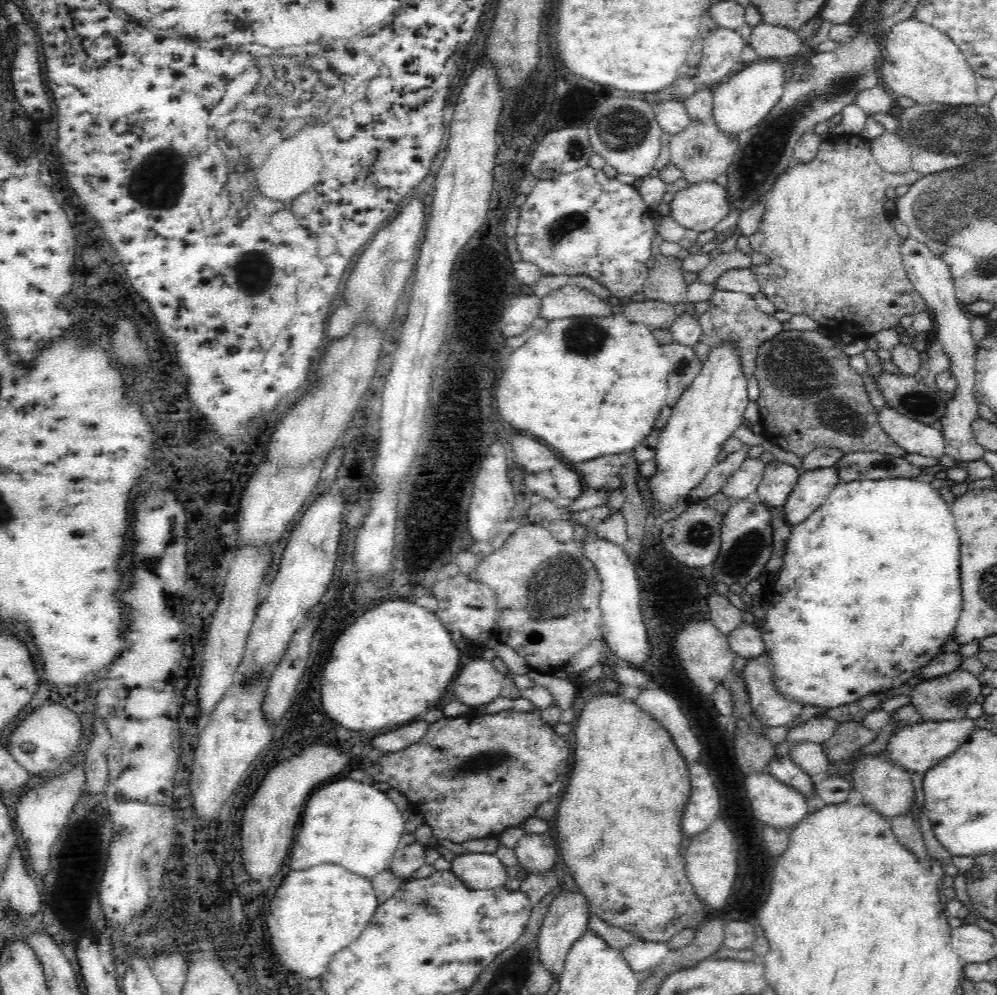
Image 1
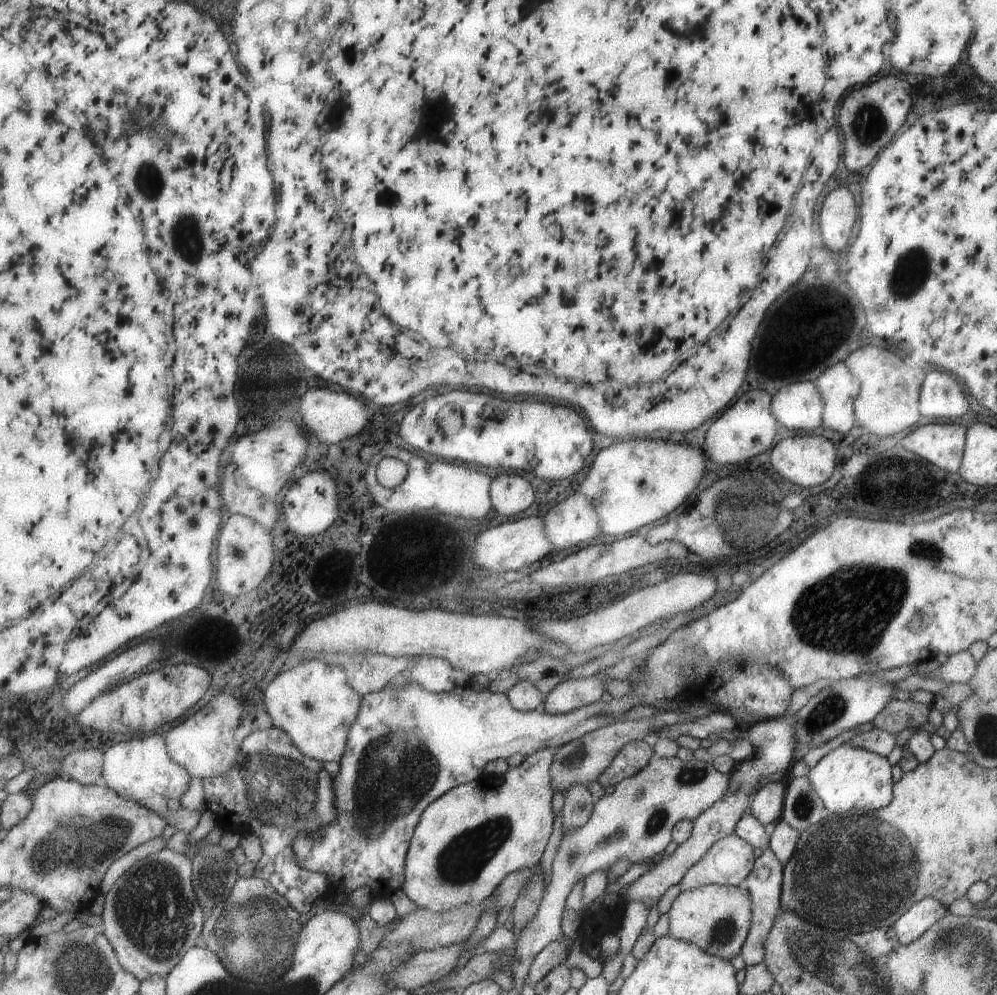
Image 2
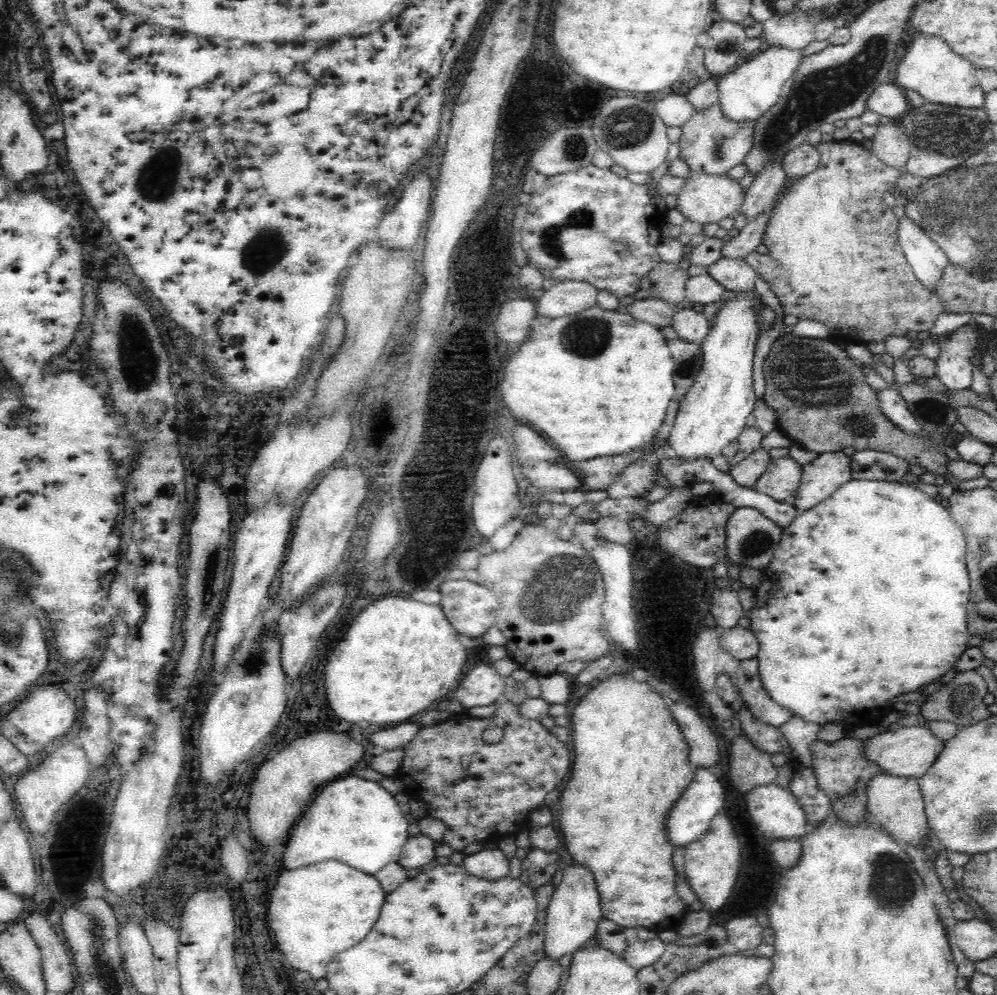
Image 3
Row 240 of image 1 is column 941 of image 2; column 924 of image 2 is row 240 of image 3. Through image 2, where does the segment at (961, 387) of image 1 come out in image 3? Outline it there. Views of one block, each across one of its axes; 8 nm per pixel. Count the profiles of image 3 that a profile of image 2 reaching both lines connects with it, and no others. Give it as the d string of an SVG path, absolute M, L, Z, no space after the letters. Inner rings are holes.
M906 215L899 220L897 239L918 284L937 295L939 282L948 266L946 253Z

